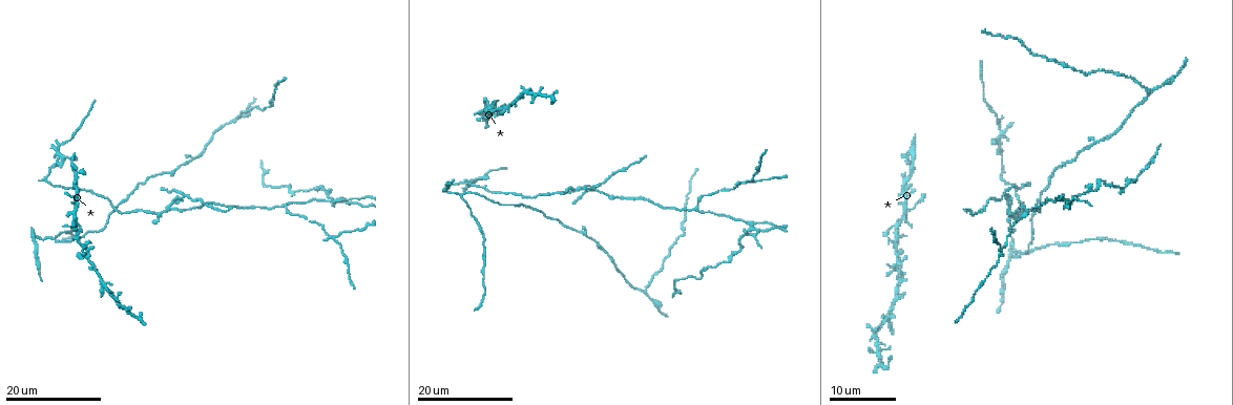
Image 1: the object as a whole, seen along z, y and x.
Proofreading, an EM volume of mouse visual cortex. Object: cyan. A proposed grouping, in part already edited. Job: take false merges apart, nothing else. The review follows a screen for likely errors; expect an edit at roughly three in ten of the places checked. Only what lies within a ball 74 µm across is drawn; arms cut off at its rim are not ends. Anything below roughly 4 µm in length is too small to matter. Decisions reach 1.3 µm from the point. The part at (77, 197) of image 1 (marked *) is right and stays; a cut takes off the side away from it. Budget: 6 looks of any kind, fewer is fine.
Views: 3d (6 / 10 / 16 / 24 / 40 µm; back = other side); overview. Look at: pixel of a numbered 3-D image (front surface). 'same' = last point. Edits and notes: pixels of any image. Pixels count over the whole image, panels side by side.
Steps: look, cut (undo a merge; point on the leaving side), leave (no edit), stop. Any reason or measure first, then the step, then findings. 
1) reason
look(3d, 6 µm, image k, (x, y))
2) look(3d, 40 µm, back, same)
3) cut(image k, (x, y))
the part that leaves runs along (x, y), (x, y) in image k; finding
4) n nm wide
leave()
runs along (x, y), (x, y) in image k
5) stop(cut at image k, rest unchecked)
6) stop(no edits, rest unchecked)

a narrow waist
look(3d, 24 µm, image 1, (490, 190))

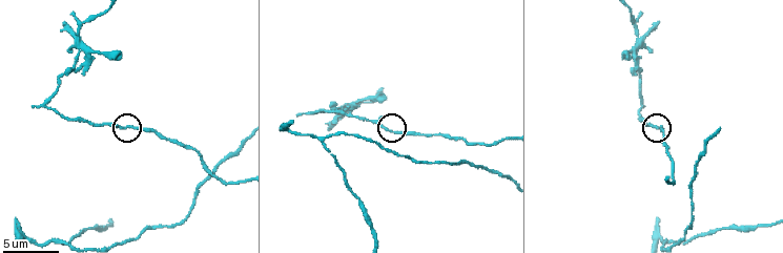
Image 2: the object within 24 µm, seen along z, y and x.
look(3d, 6 µm, image 2, (393, 133))

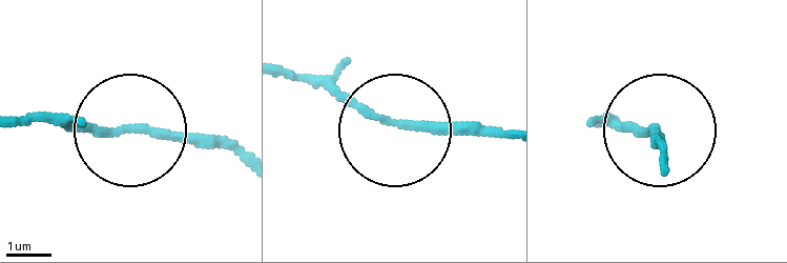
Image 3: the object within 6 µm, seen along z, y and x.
leave()
runs along (289, 71), (413, 130), (503, 130) in image 3; all the same cell

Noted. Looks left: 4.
three arms meet
look(3d, 24 µm, image 1, (1037, 204))

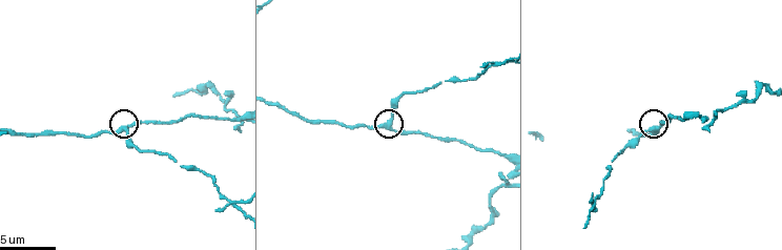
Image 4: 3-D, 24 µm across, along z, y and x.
zoom in
look(3d, 6 µm, image 4, (124, 129))

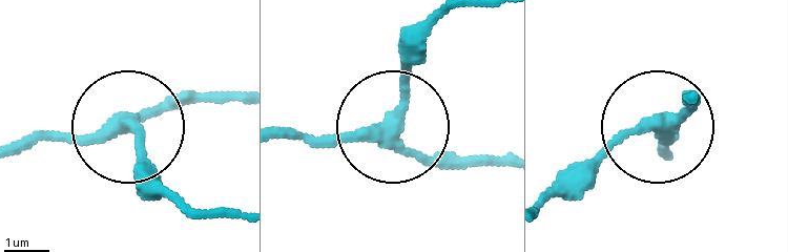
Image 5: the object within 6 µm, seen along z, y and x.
side arm 31 µm
leave()
runs along (281, 138), (381, 134), (405, 81), (405, 40) in image 5; continuous, no second cell

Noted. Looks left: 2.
branch point
look(3d, 16 µm, image 2, (209, 172))

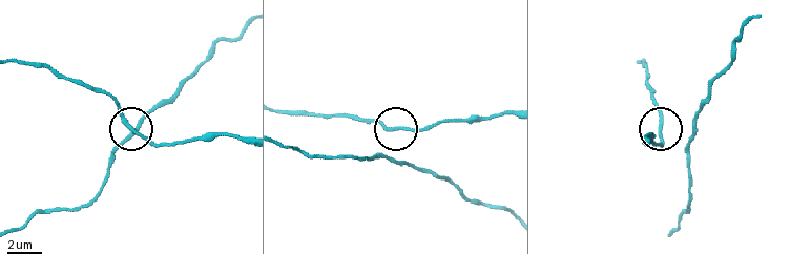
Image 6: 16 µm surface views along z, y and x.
160 nm wide
leave()
one cell here

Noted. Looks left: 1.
stop(no edits, rest unchecked)

